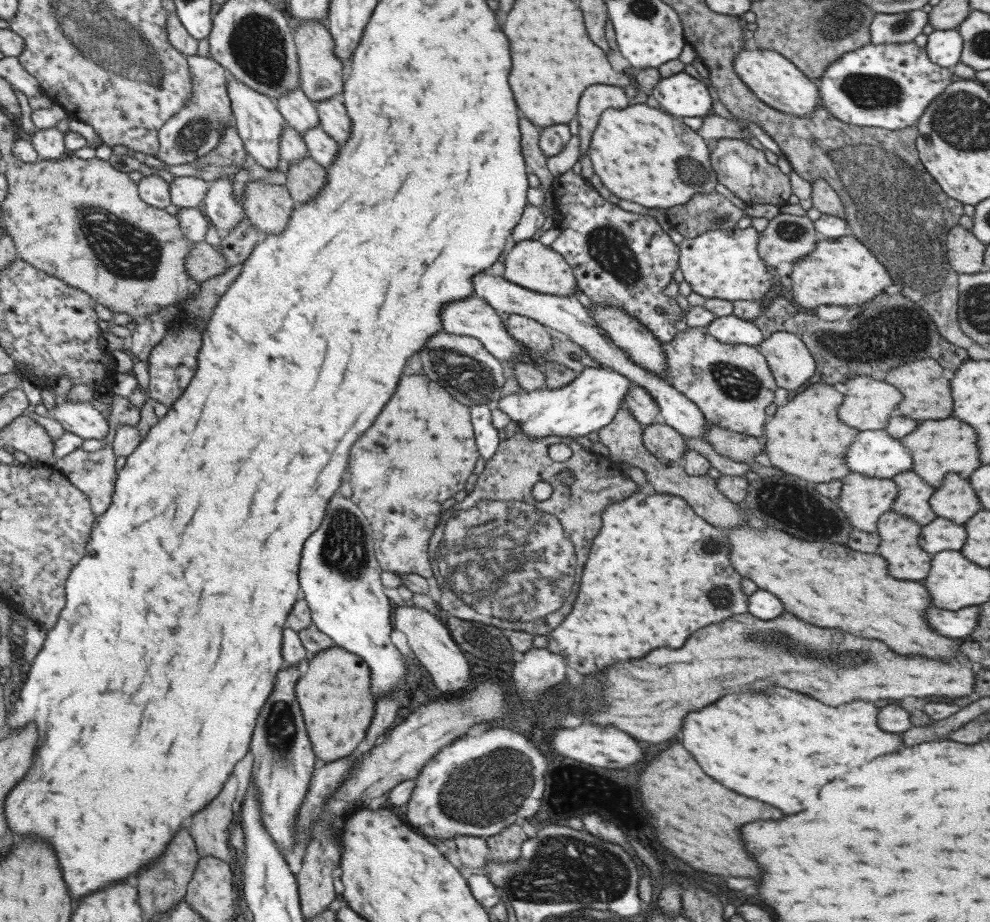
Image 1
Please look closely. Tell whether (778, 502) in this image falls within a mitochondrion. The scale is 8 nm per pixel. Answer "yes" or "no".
yes

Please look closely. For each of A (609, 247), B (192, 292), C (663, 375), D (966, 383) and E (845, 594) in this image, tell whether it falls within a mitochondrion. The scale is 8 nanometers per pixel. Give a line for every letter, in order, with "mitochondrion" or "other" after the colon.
A: mitochondrion
B: other
C: other
D: other
E: other

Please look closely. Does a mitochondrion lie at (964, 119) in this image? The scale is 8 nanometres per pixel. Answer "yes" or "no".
yes

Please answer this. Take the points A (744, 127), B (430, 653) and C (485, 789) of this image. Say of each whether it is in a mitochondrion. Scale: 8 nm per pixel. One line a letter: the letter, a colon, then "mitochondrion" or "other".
A: other
B: other
C: mitochondrion

